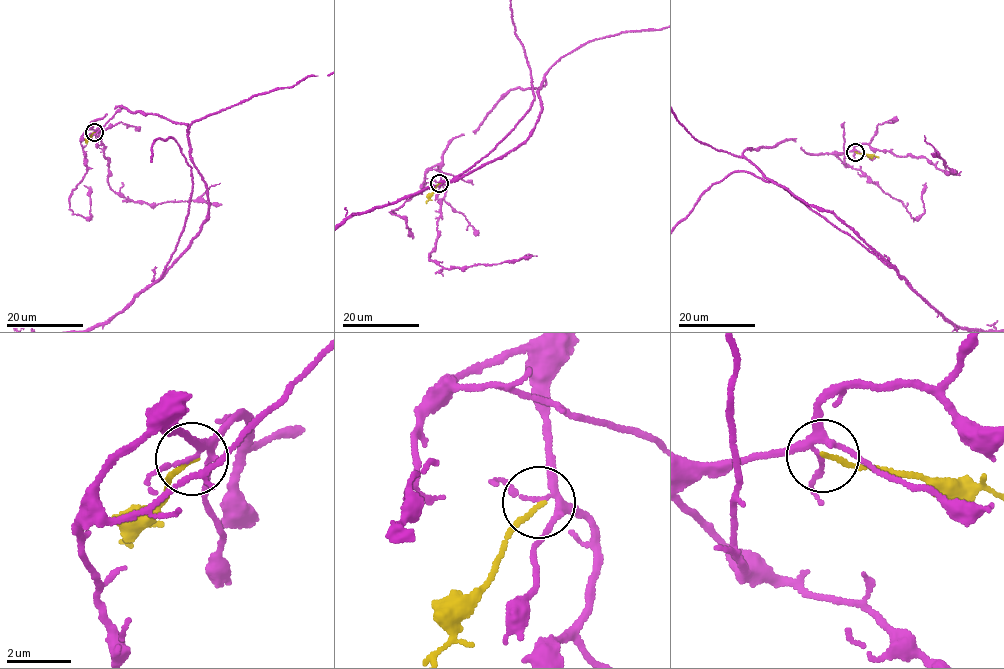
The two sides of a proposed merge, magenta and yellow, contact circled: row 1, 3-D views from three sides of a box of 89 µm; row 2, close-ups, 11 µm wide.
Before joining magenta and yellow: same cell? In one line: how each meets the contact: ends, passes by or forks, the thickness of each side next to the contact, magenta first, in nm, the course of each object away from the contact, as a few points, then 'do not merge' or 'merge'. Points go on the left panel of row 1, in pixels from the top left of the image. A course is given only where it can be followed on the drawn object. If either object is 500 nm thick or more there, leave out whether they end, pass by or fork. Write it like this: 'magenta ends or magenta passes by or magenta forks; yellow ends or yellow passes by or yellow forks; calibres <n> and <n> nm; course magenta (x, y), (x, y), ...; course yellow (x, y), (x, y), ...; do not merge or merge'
magenta forks; yellow ends; calibres 160 and 140 nm; course yellow (94, 132), (87, 144); do not merge

